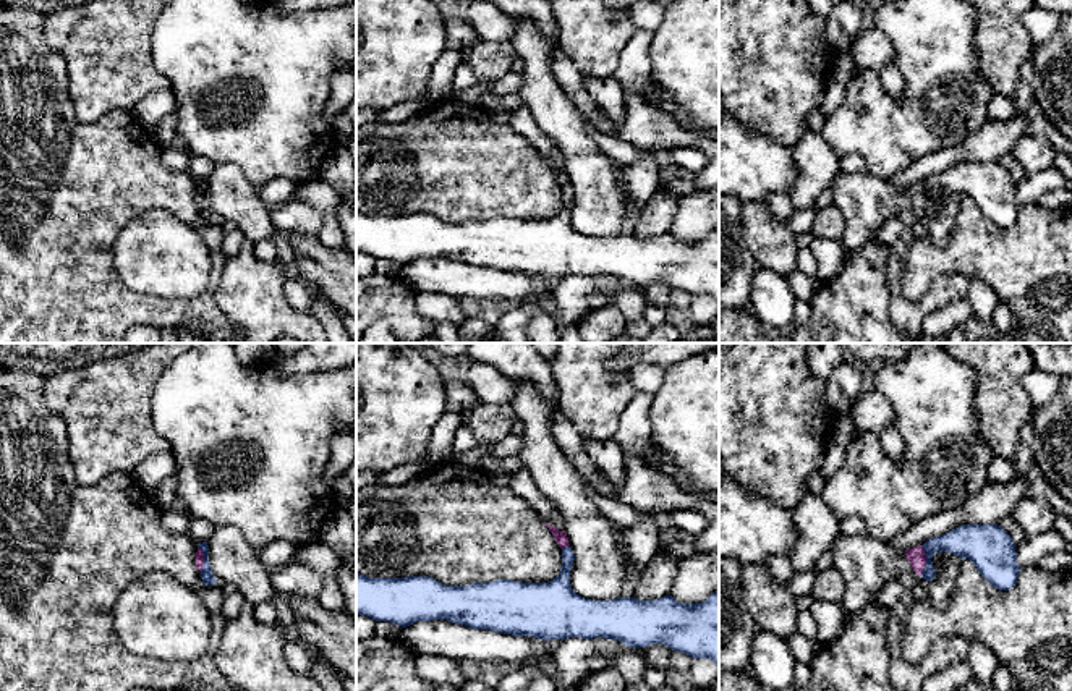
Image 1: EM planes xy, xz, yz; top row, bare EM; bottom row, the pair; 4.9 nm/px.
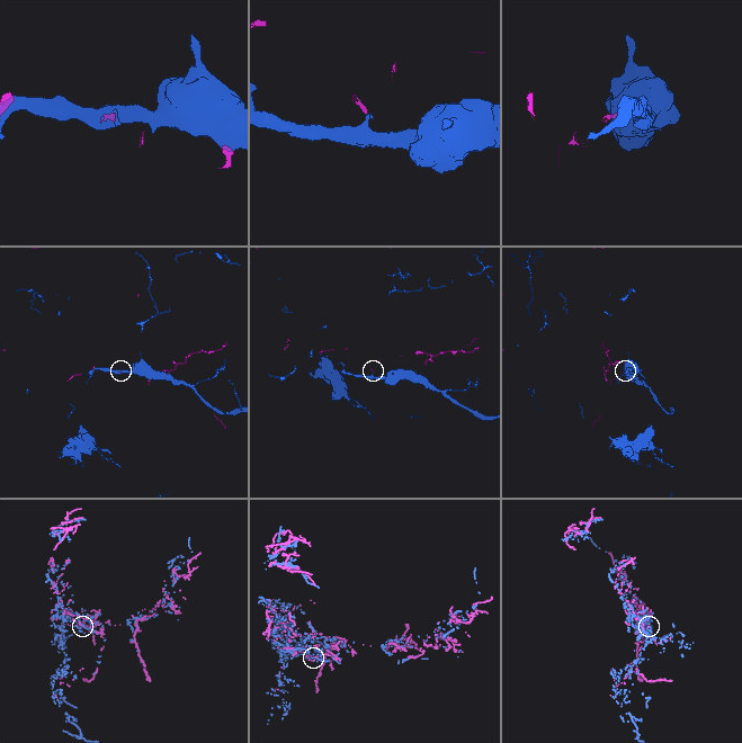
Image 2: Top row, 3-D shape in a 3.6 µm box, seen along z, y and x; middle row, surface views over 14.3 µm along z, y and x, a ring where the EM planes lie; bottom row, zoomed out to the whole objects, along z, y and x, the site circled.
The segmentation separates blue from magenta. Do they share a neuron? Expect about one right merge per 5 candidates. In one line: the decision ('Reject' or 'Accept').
Reject

